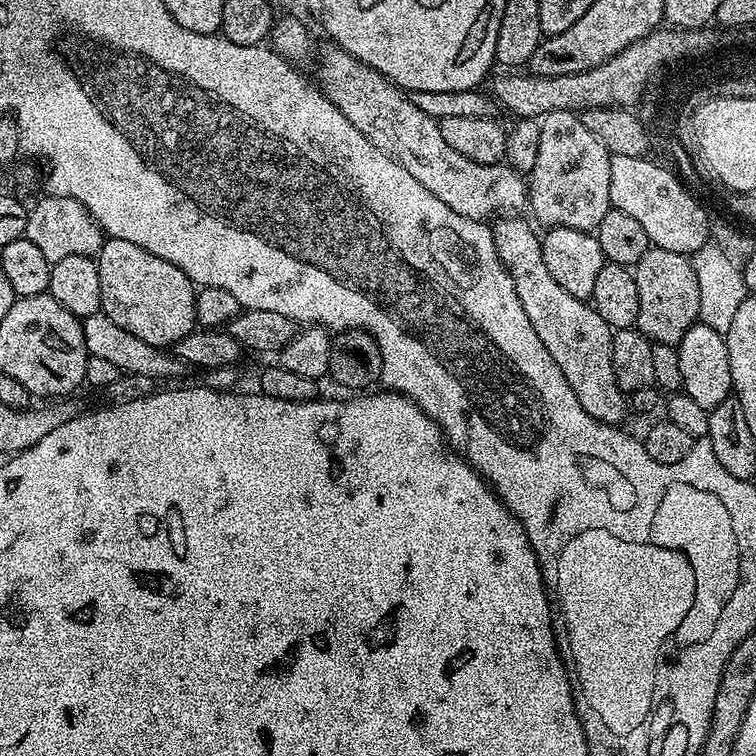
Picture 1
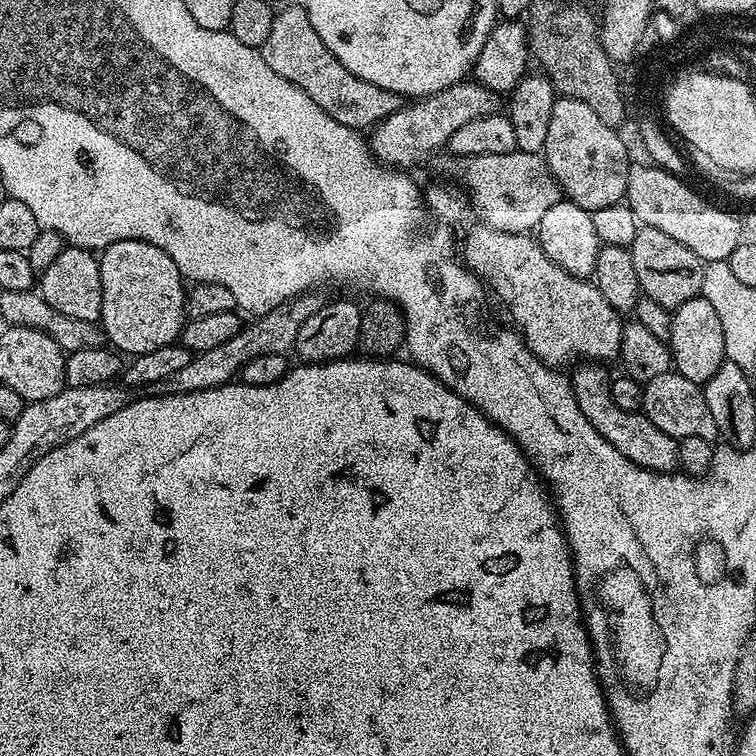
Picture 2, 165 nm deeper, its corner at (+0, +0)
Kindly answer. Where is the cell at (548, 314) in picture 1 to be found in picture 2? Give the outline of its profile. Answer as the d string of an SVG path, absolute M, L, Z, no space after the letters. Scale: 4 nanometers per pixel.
M584 362L579 365L576 373L571 373L574 398L578 402L578 410L586 414L586 422L618 450L618 454L626 454L630 462L648 468L651 472L672 472L680 459L680 445L678 440L648 420L643 411L627 412L614 403L610 398L610 376L603 372L601 365L596 362Z

